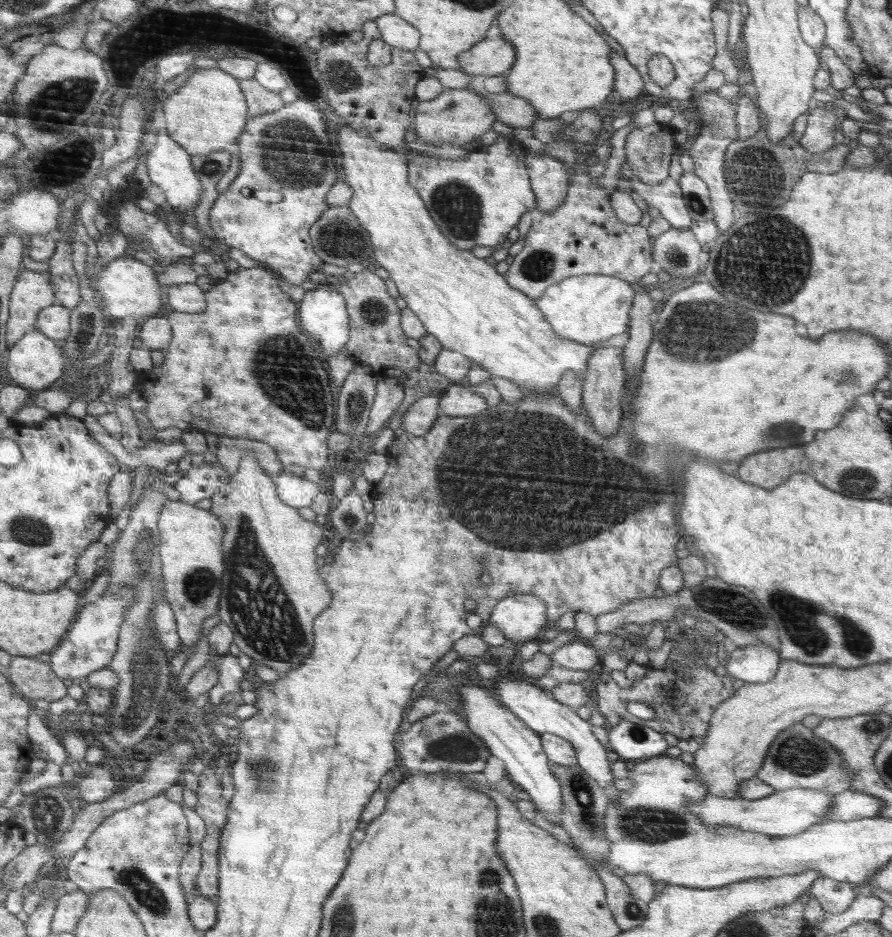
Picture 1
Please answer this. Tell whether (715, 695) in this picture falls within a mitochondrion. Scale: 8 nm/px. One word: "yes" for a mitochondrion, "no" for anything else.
no

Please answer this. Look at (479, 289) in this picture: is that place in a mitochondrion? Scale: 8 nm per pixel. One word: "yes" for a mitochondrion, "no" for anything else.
no

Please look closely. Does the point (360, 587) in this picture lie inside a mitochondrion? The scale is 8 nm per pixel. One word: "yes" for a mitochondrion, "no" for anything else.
no

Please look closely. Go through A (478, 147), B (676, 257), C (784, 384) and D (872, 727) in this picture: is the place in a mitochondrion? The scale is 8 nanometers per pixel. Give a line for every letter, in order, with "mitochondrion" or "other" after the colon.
A: other
B: mitochondrion
C: other
D: mitochondrion

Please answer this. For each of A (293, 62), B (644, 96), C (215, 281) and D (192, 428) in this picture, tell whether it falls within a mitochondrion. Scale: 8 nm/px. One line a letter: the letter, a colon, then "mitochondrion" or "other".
A: mitochondrion
B: other
C: other
D: other

